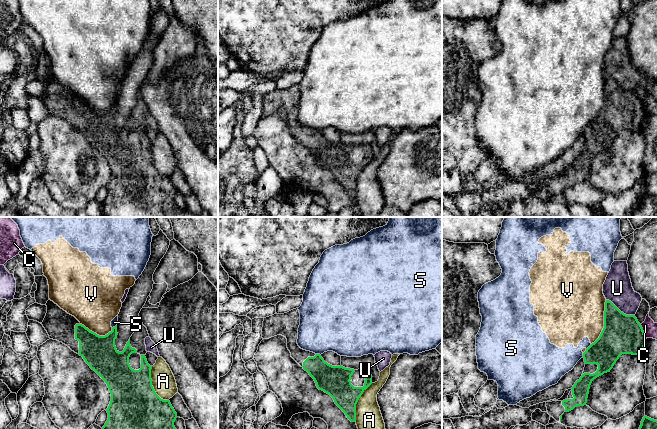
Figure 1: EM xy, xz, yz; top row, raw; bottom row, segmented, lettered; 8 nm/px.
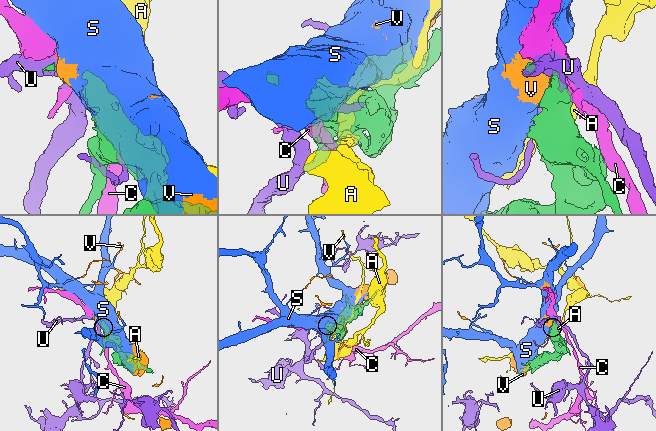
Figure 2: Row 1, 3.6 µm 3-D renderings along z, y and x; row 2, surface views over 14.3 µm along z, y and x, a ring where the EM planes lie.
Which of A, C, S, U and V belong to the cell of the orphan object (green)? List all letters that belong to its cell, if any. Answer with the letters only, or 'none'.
none

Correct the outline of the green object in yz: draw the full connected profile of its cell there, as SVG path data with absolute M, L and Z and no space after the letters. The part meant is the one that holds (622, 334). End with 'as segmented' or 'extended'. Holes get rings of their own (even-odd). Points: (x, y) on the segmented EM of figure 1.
M606 300L604 328L599 338L583 353L585 367L572 389L573 399L546 402L548 414L560 422L565 412L587 403L592 381L610 372L622 354L641 355L646 336L635 315L626 315Z | extended

